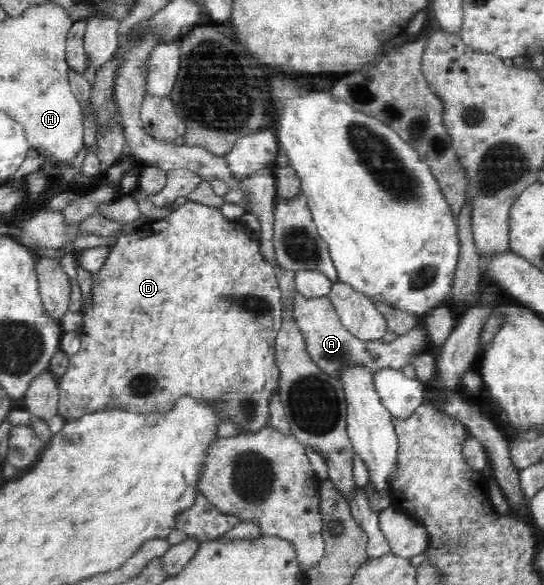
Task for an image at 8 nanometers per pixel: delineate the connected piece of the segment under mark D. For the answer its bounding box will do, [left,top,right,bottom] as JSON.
[58,200,283,435]

